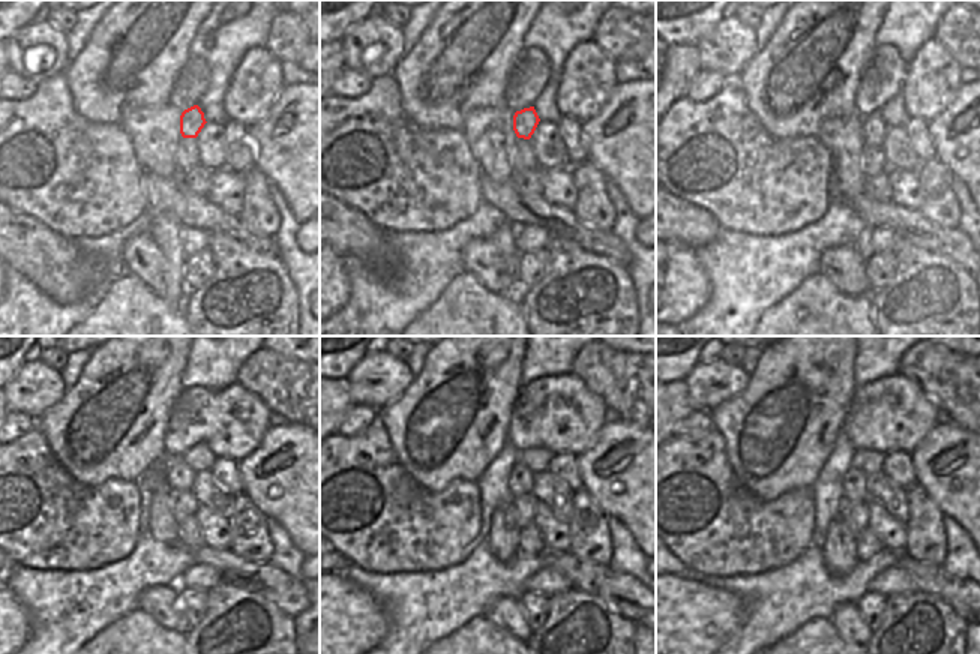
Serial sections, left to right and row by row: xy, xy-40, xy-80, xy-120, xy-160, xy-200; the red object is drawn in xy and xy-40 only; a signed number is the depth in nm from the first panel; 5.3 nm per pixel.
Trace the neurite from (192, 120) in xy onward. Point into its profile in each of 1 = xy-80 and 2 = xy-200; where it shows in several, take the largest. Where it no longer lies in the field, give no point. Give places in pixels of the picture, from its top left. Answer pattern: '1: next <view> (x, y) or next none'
1: next xy-80 (863, 128)
2: next xy-200 (856, 488)

